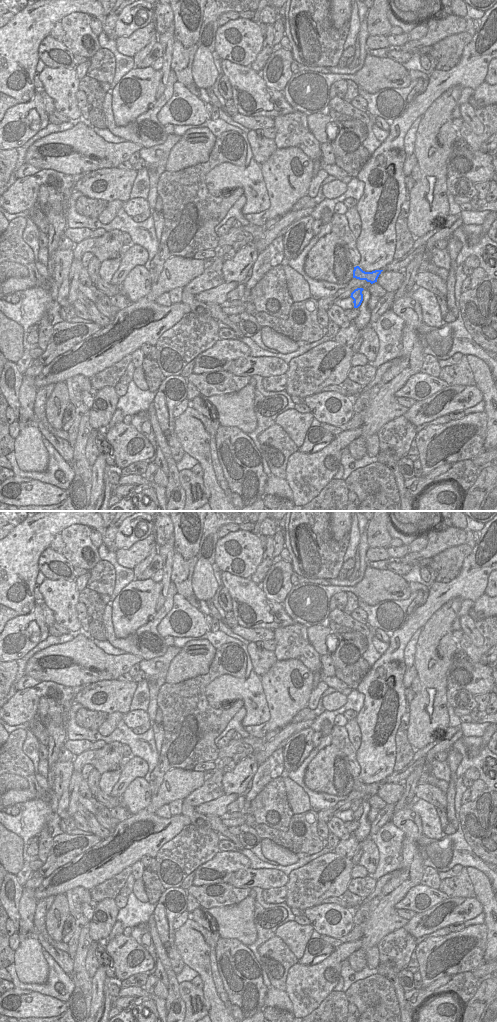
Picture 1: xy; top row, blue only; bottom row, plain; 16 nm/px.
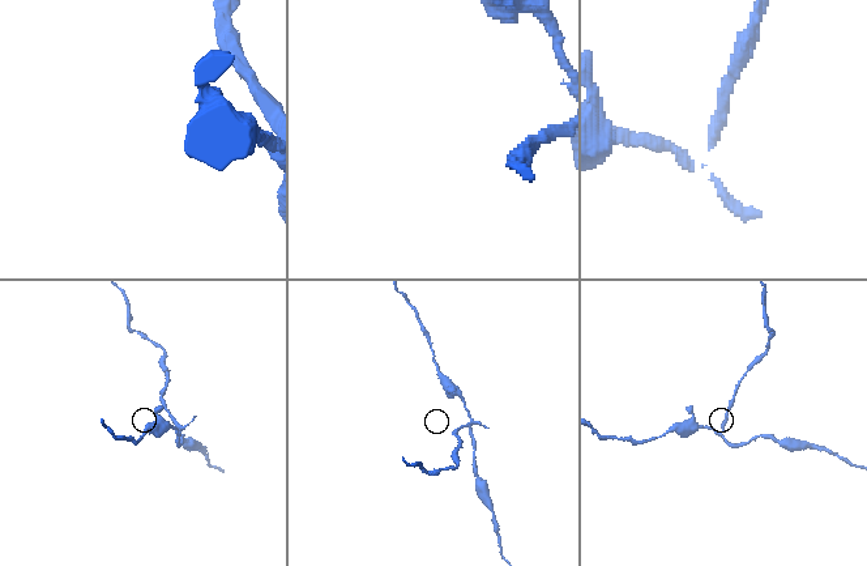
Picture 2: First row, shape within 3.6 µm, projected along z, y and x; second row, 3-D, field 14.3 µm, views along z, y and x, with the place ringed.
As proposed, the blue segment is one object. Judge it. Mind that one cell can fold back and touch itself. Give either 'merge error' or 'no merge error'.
merge error

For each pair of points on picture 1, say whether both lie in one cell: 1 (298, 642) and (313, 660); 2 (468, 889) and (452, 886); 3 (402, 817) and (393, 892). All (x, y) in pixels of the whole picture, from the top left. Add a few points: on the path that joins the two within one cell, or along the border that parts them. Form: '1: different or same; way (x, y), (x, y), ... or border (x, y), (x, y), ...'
1: same; way (299, 646), (309, 656)
2: same; way (464, 888), (456, 887)
3: same; way (409, 834), (409, 869), (407, 873)

